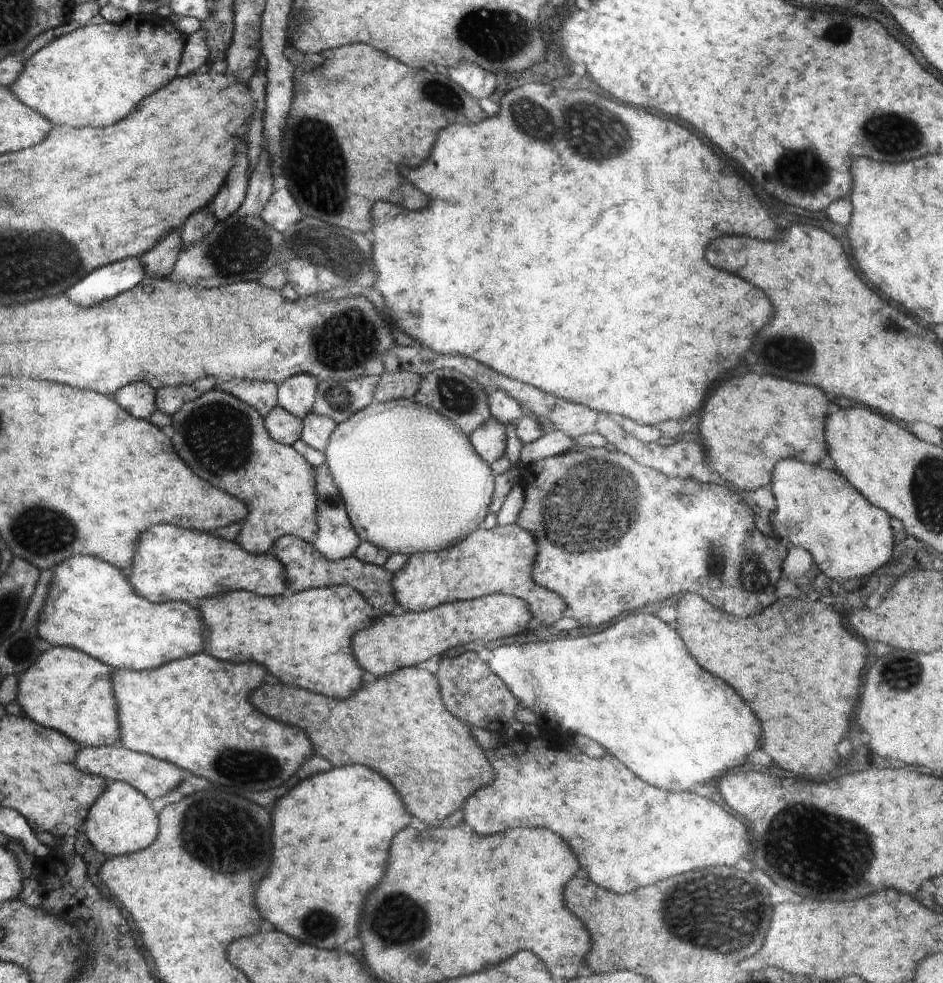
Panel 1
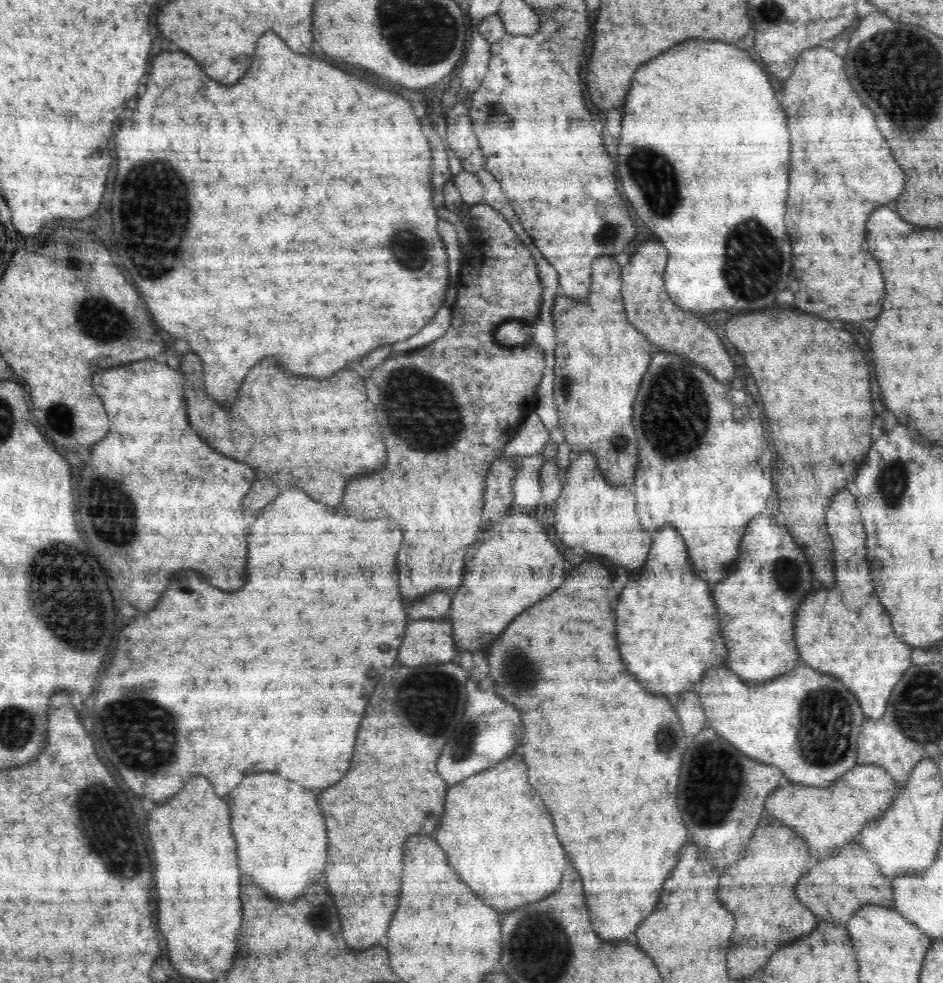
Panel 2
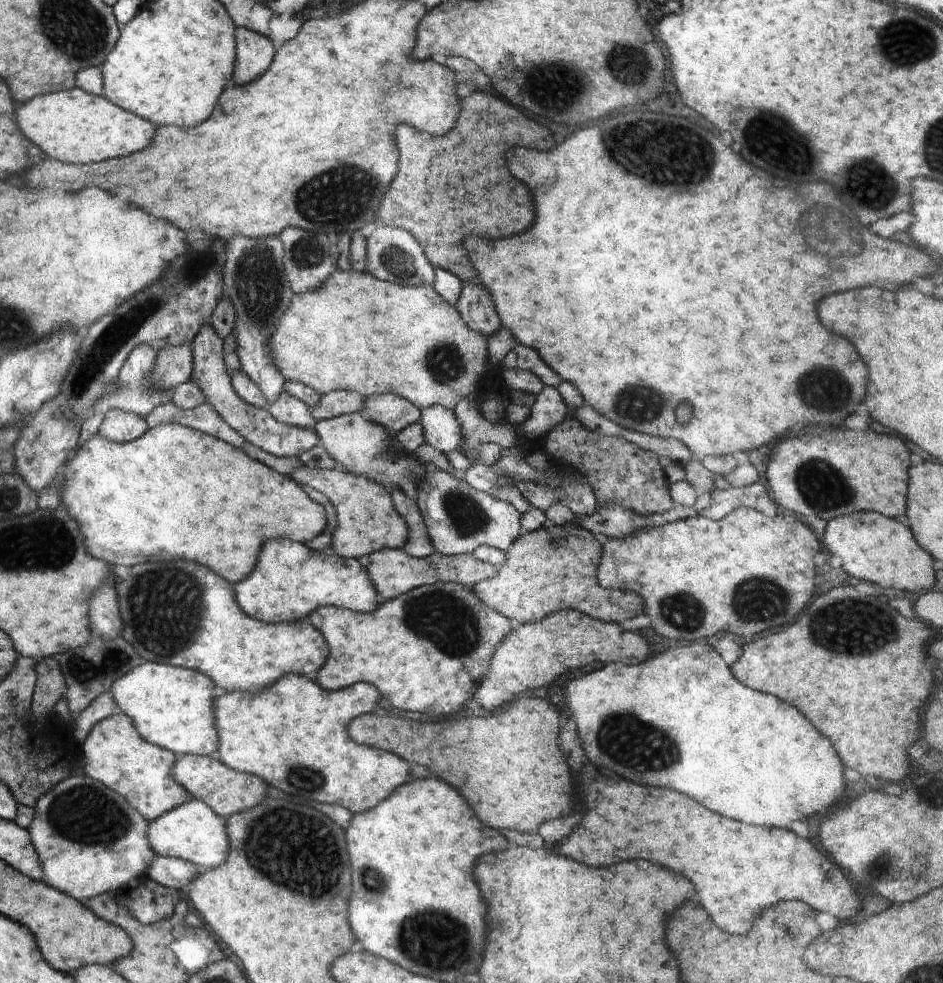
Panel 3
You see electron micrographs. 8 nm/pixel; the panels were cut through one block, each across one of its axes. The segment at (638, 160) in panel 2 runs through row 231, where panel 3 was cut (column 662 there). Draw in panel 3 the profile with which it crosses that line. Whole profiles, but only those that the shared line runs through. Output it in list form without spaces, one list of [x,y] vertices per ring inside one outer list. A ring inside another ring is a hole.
[[[700,640],[691,644],[680,645],[676,648],[668,648],[660,654],[650,656],[648,660],[634,664],[634,666],[624,666],[622,663],[609,663],[600,670],[594,670],[584,676],[578,676],[573,680],[566,681],[565,698],[568,698],[567,705],[572,710],[571,719],[576,724],[578,738],[582,742],[582,748],[588,756],[588,760],[596,766],[608,768],[616,774],[620,774],[626,780],[648,784],[648,786],[670,786],[696,802],[704,804],[708,810],[718,812],[722,816],[746,822],[746,824],[756,824],[756,826],[782,826],[788,828],[790,822],[800,820],[804,816],[812,816],[818,812],[828,810],[838,796],[844,793],[844,780],[842,780],[842,762],[838,760],[838,754],[834,752],[830,740],[822,736],[794,706],[770,696],[756,692],[752,688],[742,686],[730,672],[730,667],[722,660],[722,657],[714,647],[707,642]]]

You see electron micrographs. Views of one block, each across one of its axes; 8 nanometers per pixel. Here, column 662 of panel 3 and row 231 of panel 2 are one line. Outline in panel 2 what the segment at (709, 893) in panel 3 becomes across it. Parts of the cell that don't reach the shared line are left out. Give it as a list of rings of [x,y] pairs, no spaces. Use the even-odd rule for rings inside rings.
[[[810,48],[804,50],[798,56],[796,68],[790,74],[788,80],[783,83],[782,88],[782,108],[786,112],[788,118],[788,128],[790,128],[790,138],[792,138],[792,160],[790,160],[790,194],[788,194],[788,212],[786,212],[786,228],[788,234],[792,238],[792,280],[790,280],[790,292],[796,296],[796,308],[800,308],[802,312],[808,314],[818,314],[820,318],[826,320],[846,320],[852,324],[864,324],[868,320],[874,320],[880,314],[882,308],[882,300],[884,300],[884,284],[882,284],[882,272],[878,270],[878,266],[868,266],[868,260],[872,258],[868,254],[868,244],[866,244],[866,222],[870,218],[870,214],[880,208],[886,206],[890,200],[898,198],[904,192],[905,180],[904,172],[900,170],[900,166],[894,162],[892,152],[888,150],[886,140],[882,138],[876,120],[874,120],[874,112],[870,112],[870,108],[866,104],[862,104],[862,100],[856,96],[856,92],[852,90],[846,72],[844,72],[844,60],[840,56],[836,56],[832,50],[826,48]]]

